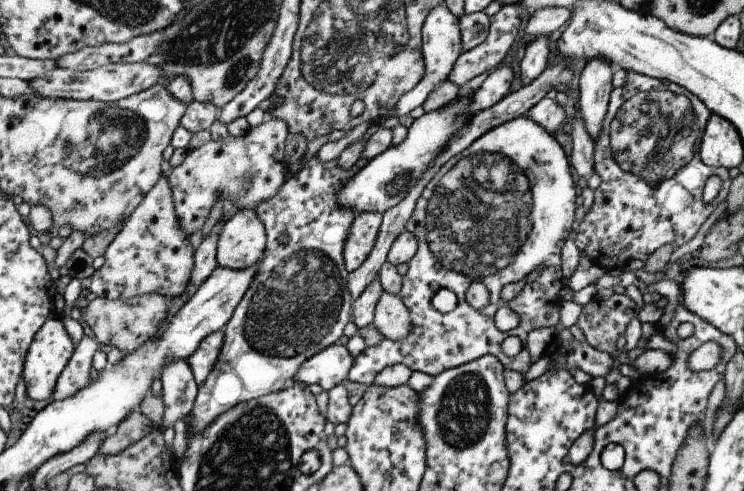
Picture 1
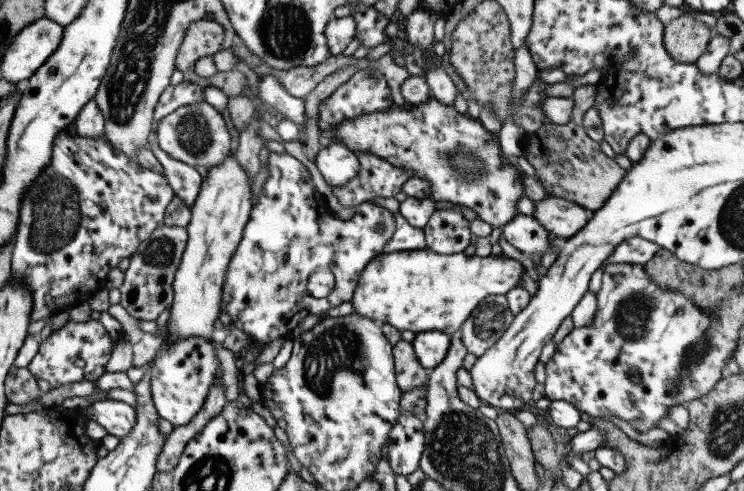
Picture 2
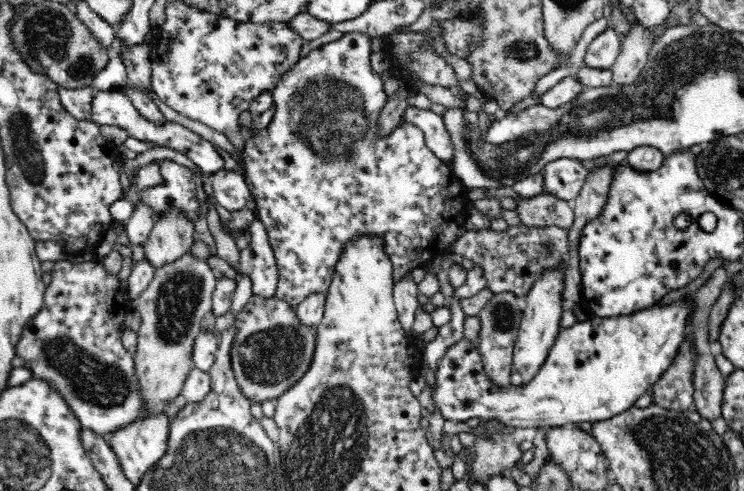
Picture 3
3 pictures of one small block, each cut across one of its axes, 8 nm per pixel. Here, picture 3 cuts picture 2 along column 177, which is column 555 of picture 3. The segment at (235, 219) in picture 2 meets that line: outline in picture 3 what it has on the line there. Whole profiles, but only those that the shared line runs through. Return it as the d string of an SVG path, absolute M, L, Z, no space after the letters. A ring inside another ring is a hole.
M562 264L558 270L544 270L544 274L534 282L530 292L526 294L527 306L522 311L523 316L512 356L510 381L512 381L513 387L527 385L536 376L536 372L546 362L550 348L560 334L560 321L564 305L562 303L564 301L562 291L564 289L563 272L565 265Z

